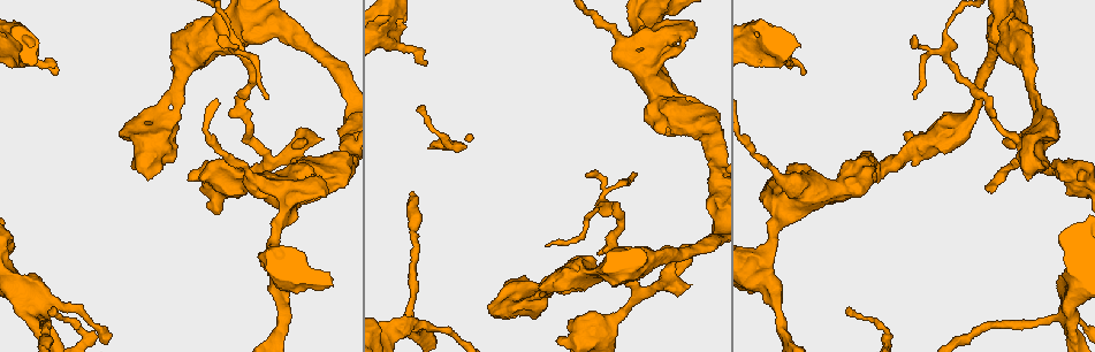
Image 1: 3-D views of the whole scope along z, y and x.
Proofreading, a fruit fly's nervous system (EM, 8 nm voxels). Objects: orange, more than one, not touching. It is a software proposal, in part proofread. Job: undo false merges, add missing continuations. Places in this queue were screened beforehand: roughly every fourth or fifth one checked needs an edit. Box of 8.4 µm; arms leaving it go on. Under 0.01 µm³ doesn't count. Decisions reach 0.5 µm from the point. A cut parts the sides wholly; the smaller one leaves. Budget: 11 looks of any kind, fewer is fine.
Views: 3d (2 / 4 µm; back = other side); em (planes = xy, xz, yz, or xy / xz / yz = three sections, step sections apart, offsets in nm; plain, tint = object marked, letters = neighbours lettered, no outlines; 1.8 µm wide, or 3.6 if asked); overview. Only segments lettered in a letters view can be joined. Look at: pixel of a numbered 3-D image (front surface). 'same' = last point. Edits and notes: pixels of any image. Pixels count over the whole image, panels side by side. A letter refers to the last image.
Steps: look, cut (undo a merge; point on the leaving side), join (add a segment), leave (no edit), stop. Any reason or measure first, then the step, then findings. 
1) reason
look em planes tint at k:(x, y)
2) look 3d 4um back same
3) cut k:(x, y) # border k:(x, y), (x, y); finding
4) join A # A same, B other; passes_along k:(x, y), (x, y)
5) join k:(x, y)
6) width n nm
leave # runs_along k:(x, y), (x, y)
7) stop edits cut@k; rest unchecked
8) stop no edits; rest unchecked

a fork
look em 3.6um xz step 16 tint at 1:(385, 41)

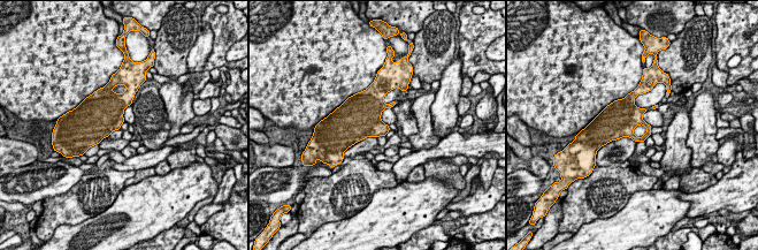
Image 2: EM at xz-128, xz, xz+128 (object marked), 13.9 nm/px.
look em 3.6um xz step 16 letters same

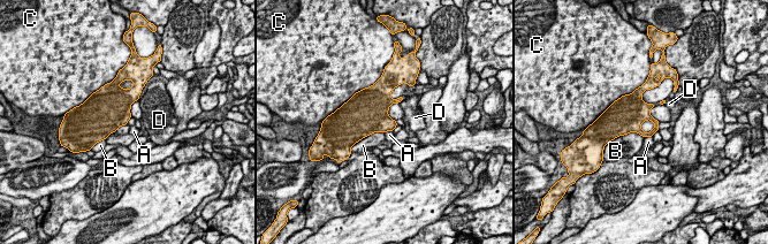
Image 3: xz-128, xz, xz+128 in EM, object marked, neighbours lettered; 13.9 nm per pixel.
longest_contact C 550 nm
leave # A other, B other, C other, D other; border 3:(393, 130), (388, 130), (385, 134); continuous, no second neuron

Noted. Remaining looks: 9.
an open end
look 3d 4um at 1:(847, 310)

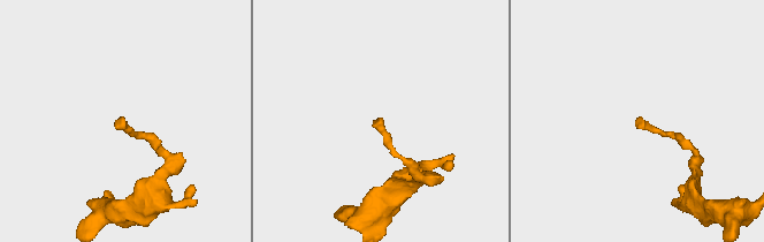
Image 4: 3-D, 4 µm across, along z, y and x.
now the EM
look em planes letters at 4:(636, 119)

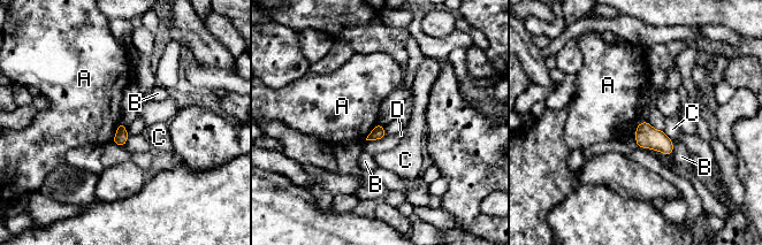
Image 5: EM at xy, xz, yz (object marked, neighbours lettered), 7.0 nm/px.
width 90 nm
leave # A other, B other, C other, D other; border 5:(120, 122), (112, 140); no lettered segment goes on from it

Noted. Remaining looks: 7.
touches itself
look em planes tint at 1:(1037, 143)

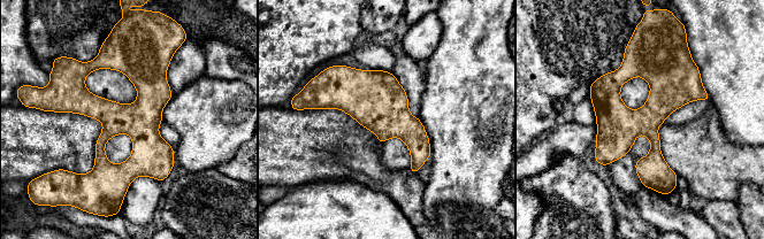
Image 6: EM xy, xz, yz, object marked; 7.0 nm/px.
look em planes letters same

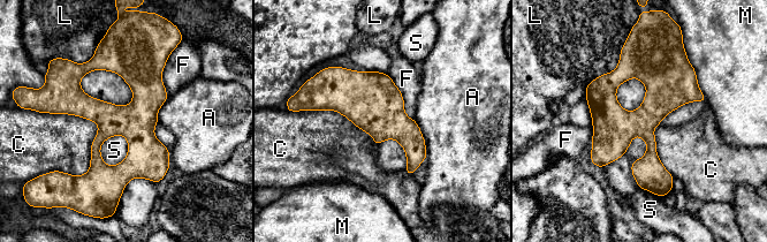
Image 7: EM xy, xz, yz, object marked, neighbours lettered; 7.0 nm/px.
leave # A other, C other, F other, L other, M other, S other; continuous, no second neuron

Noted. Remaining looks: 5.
an open end
look em xz step 16 letters at 1:(587, 176)

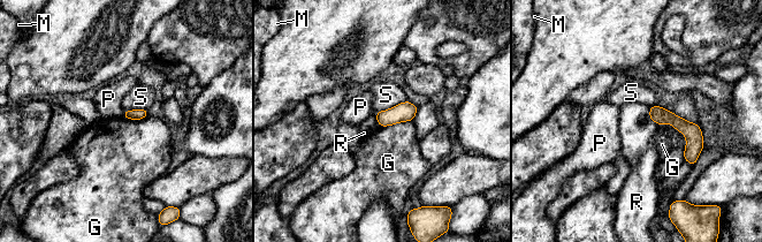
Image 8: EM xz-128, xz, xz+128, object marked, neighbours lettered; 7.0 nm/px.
leave # G other, M other, P other, R other, S other; none of them fits

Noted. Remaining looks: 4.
stop no edits; rest unchecked

